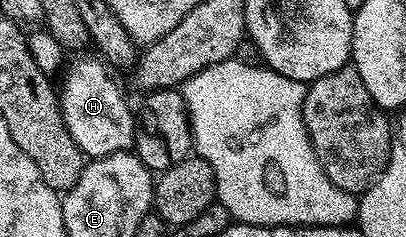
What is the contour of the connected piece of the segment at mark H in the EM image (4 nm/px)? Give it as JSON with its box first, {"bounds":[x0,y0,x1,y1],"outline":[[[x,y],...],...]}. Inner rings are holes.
{"bounds":[57,57,137,160],"outline":[[[83,57],[72,58],[75,60],[66,64],[61,75],[63,87],[61,83],[57,91],[59,108],[73,141],[88,160],[100,159],[118,151],[131,151],[135,145],[137,122],[133,107],[127,104],[118,85],[111,80],[112,72],[105,66],[102,58],[79,58]]]}

